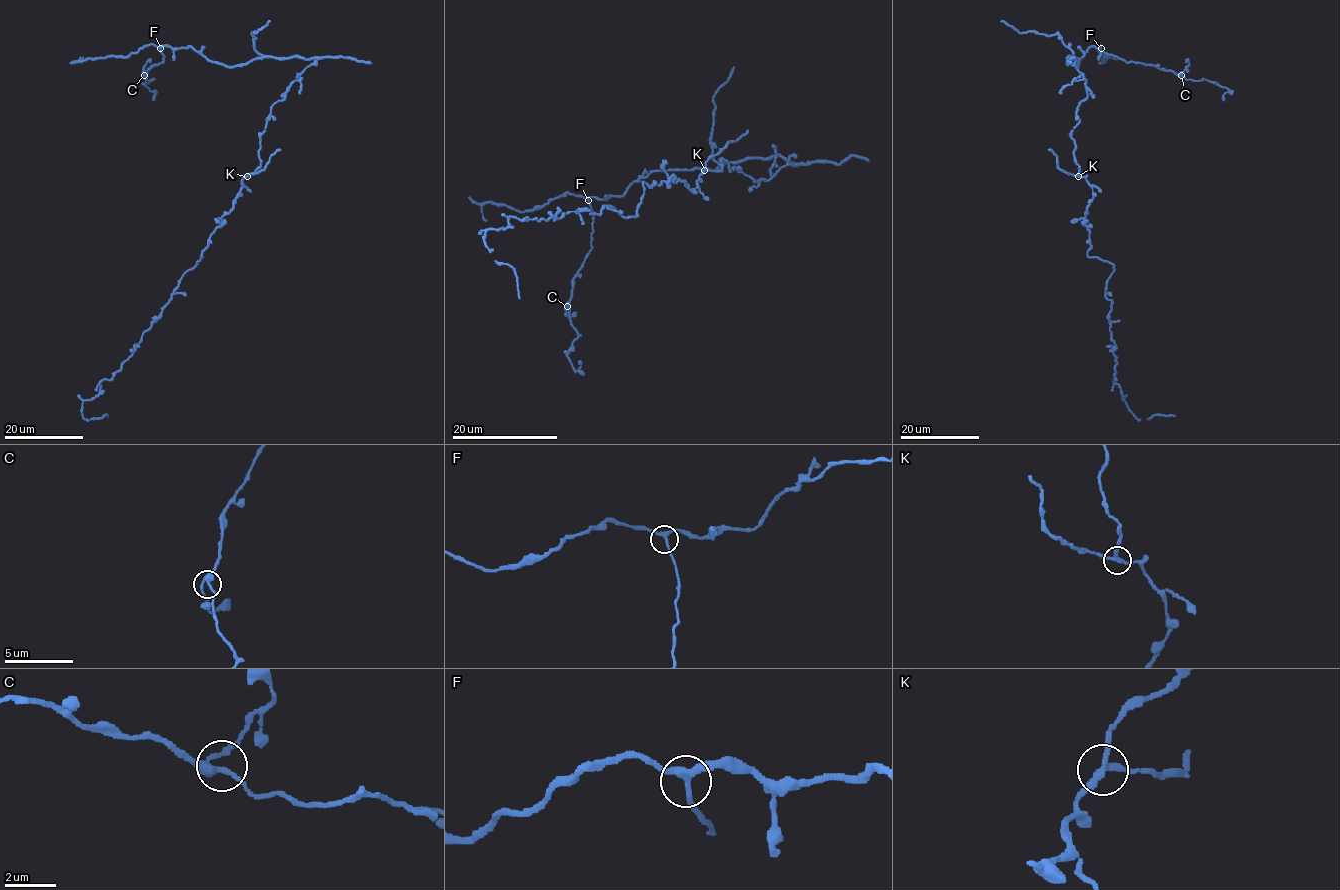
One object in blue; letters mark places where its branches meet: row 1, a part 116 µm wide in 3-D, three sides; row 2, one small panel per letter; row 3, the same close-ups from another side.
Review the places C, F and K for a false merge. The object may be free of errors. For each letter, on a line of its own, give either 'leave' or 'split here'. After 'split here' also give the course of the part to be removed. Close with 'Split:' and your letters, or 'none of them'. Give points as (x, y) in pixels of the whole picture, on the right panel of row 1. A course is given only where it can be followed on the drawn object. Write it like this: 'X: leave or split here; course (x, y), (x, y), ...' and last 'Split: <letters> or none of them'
C: leave
F: leave
K: split here; course (1078, 176), (1061, 171), (1056, 156), (1049, 149)
Split: K

